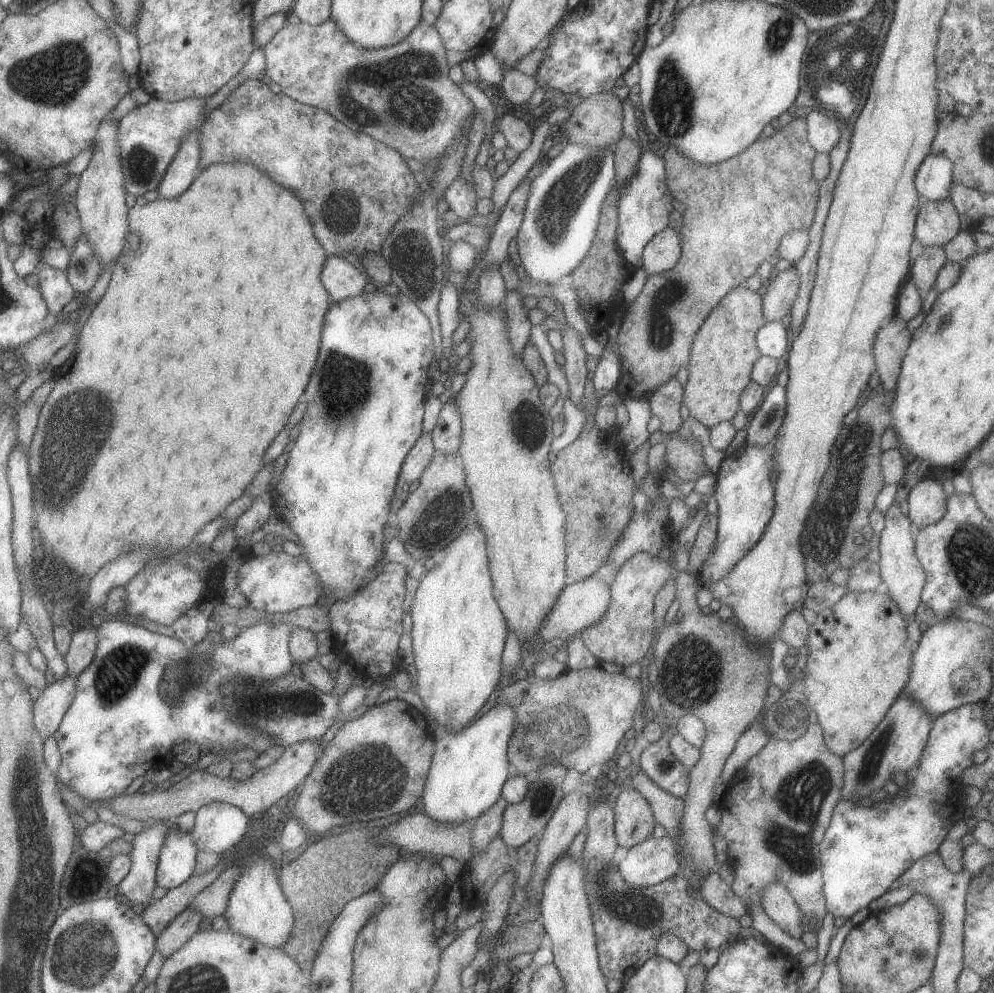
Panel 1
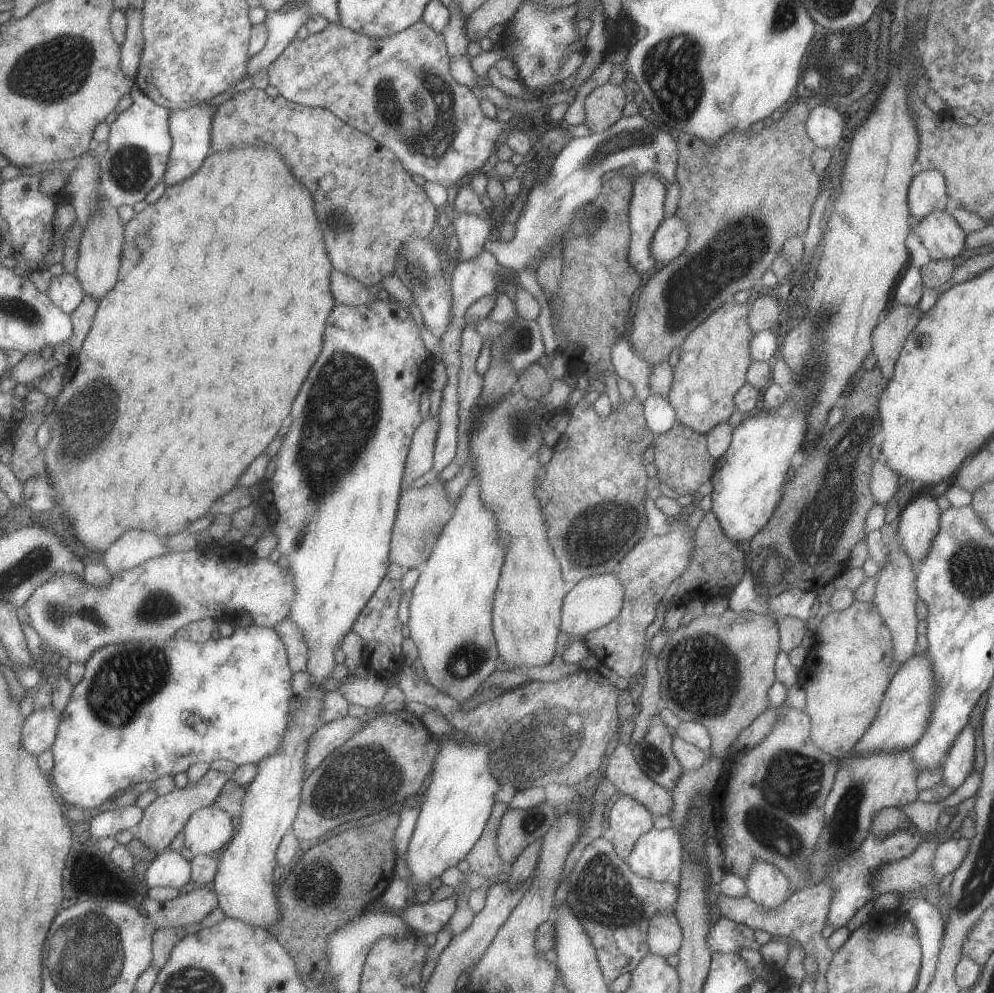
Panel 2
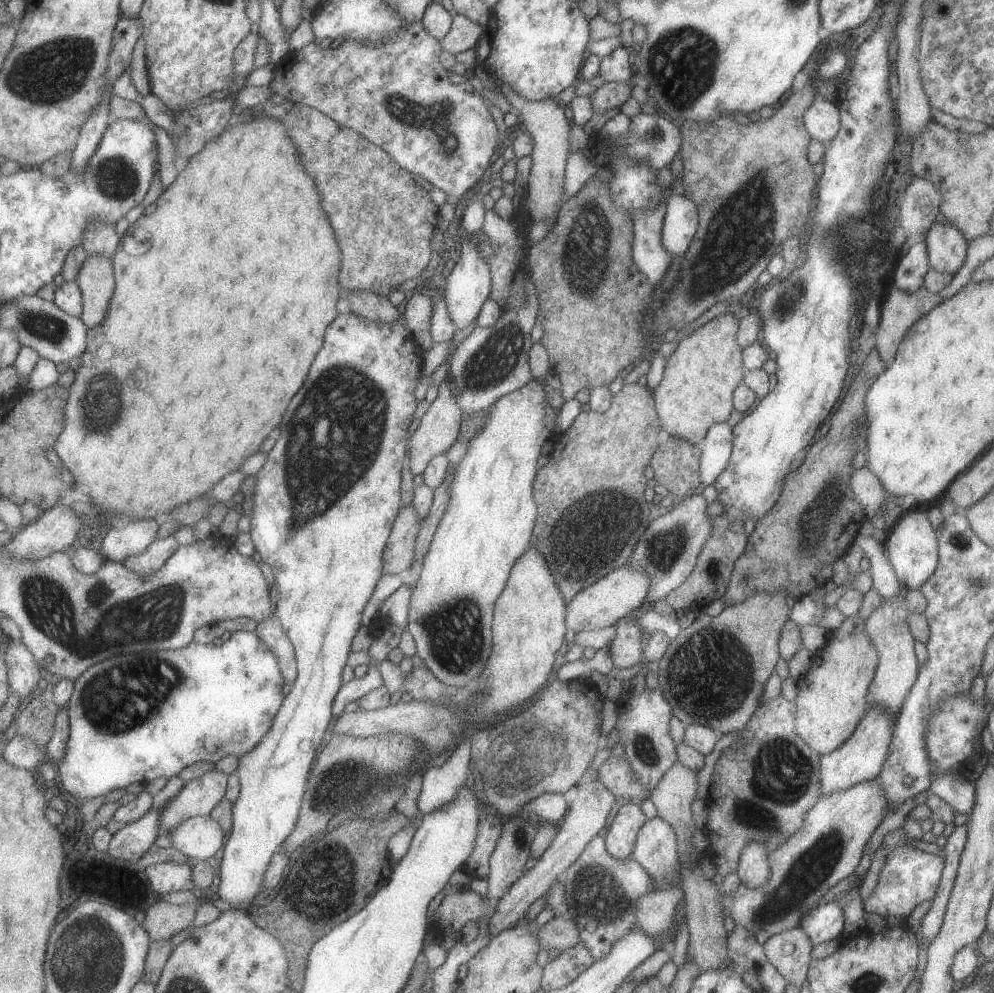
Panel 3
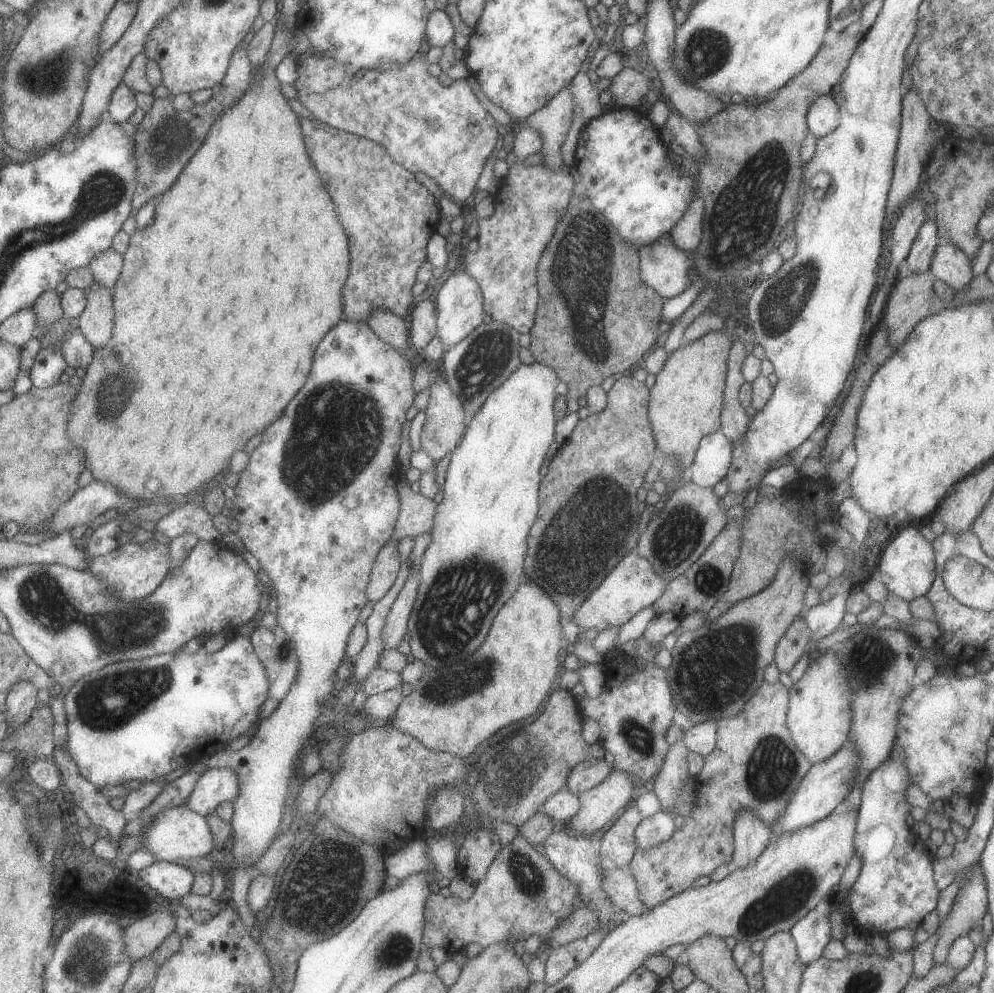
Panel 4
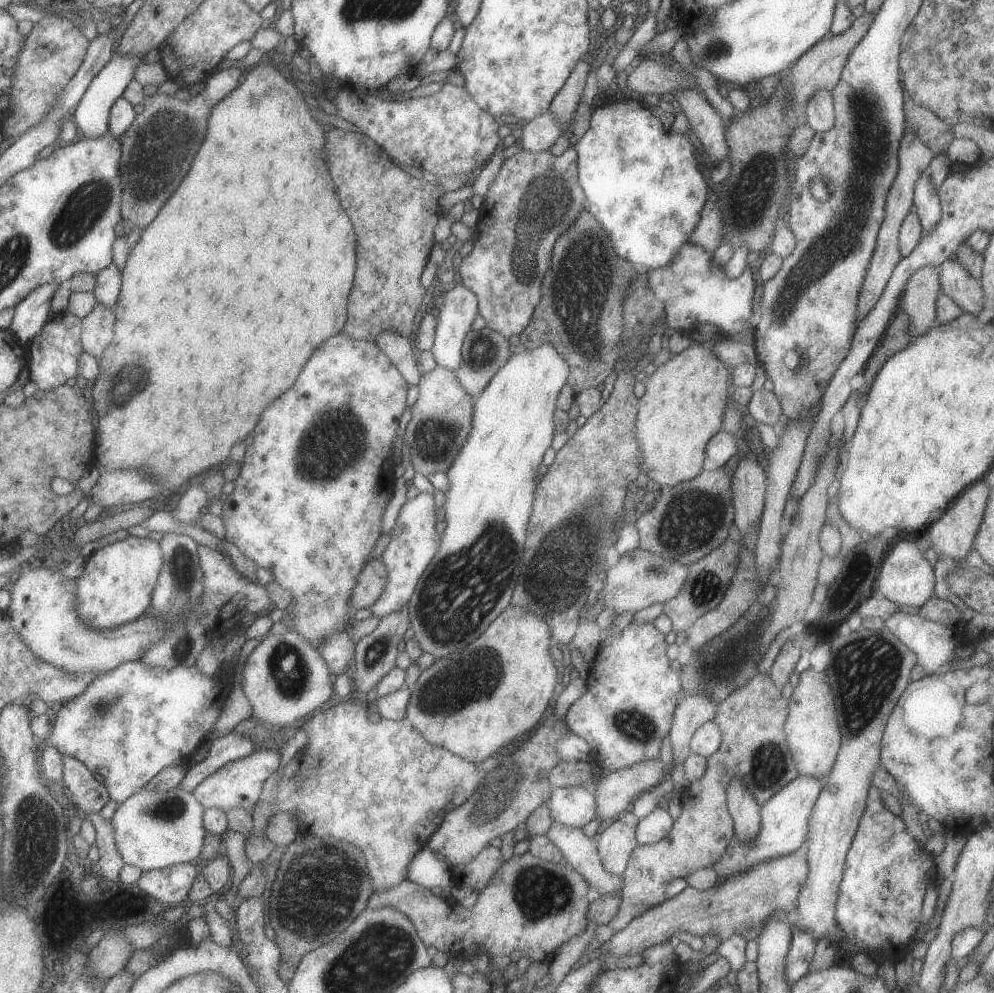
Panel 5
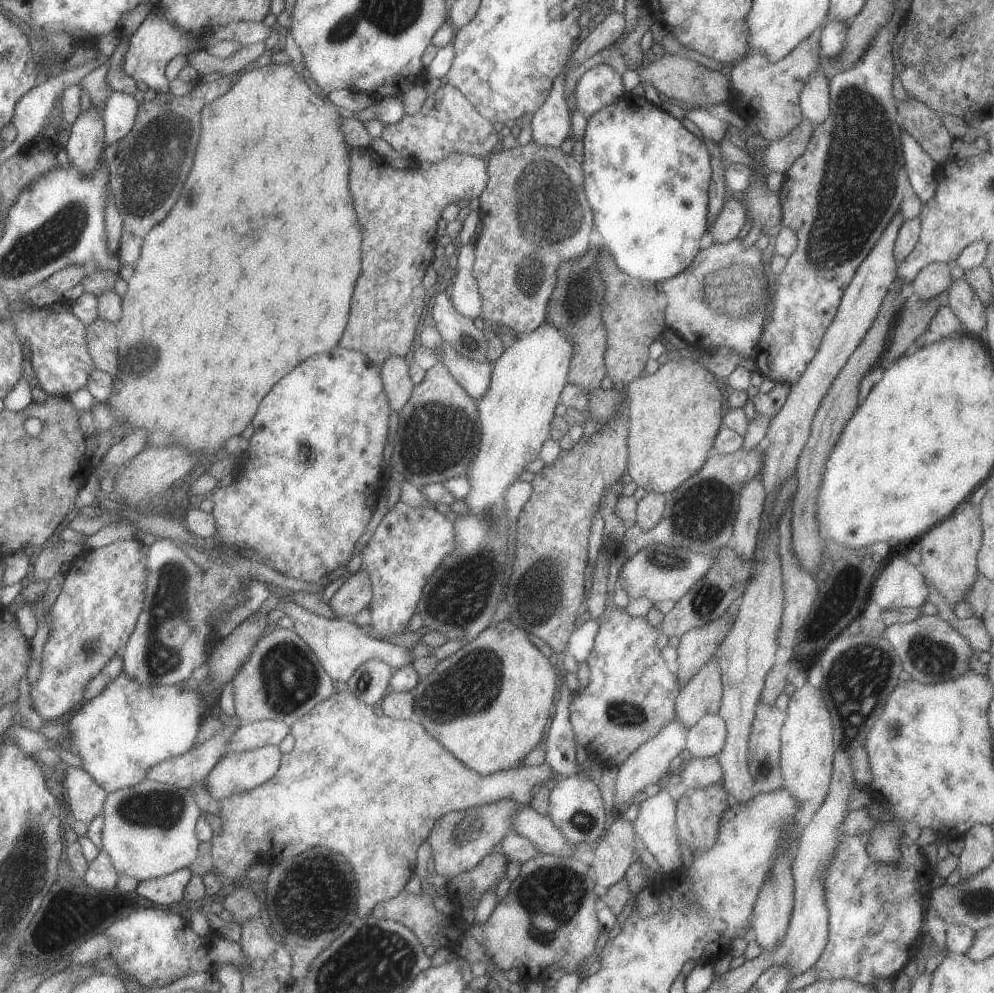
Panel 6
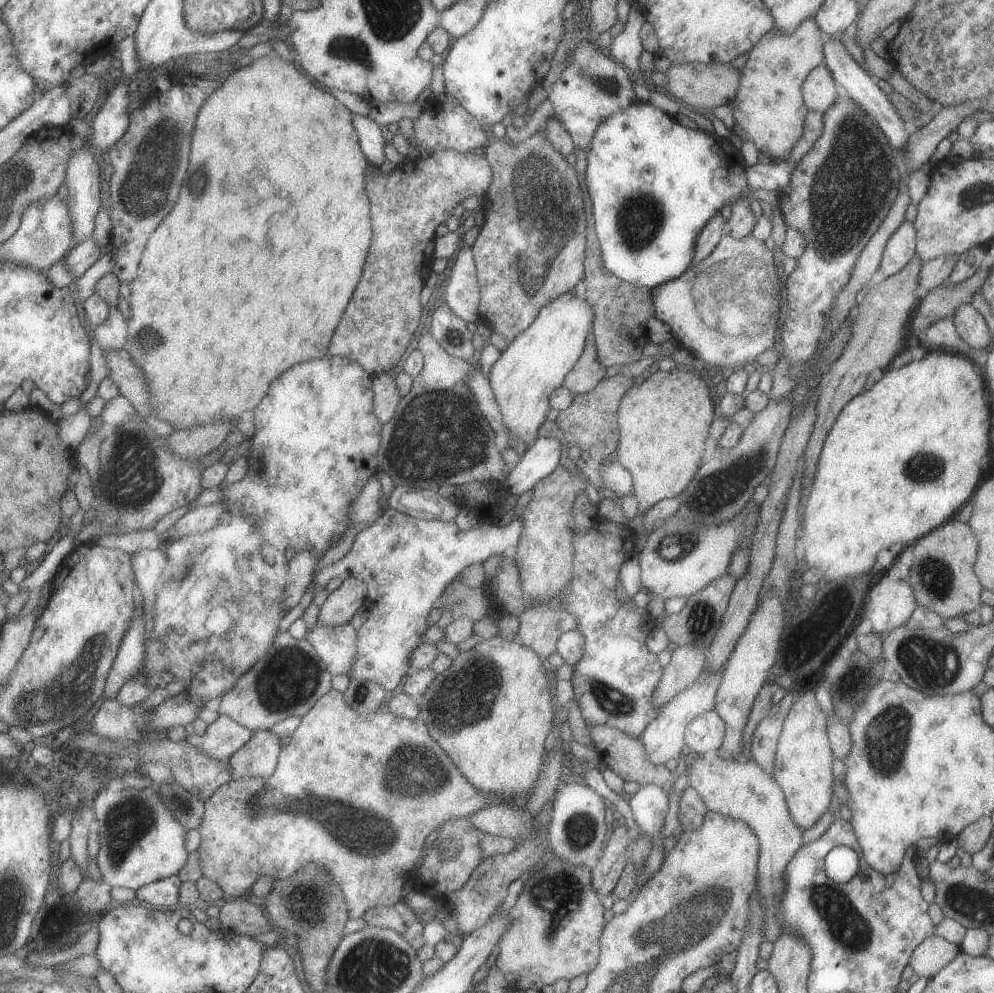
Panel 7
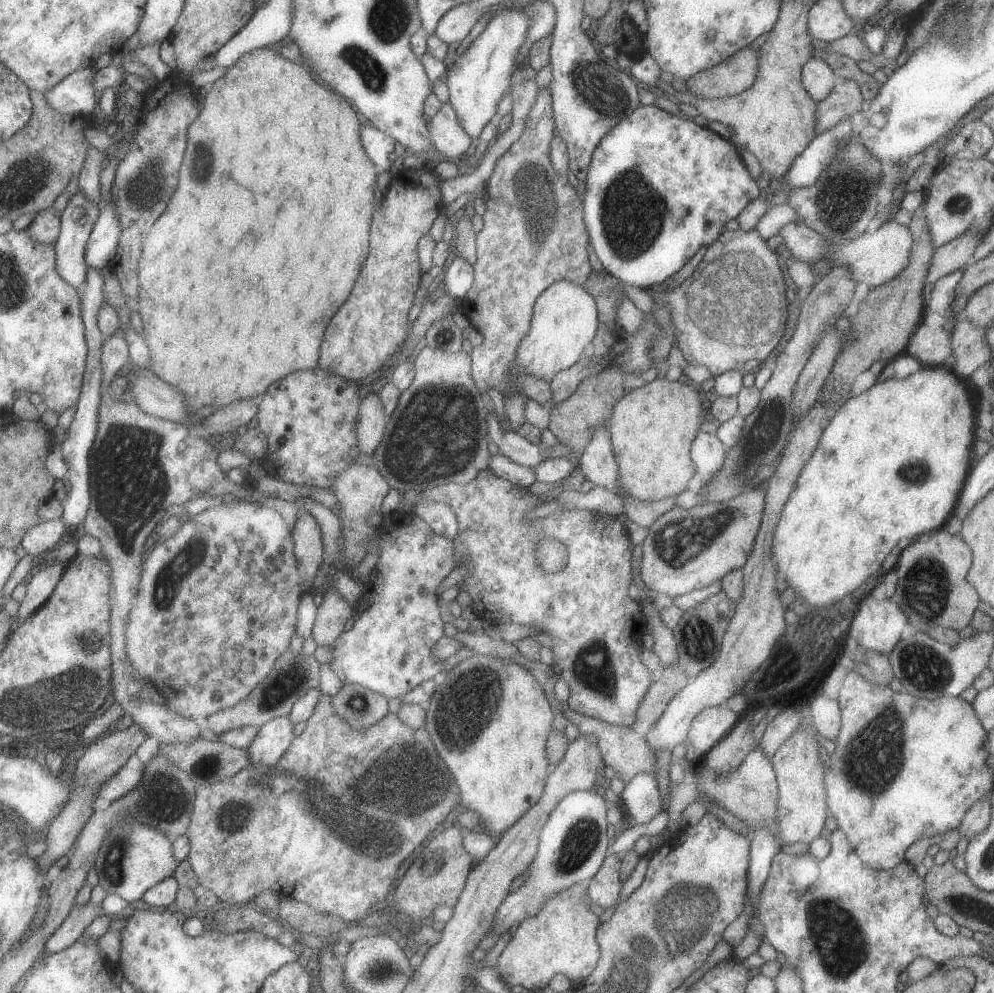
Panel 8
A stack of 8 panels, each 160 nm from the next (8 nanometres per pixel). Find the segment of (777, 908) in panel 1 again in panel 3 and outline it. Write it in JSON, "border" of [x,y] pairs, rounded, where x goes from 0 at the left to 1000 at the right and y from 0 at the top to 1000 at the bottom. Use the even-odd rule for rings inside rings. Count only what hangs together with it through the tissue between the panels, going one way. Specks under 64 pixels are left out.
{"border":[[[756,848],[747,854],[741,880],[746,890],[756,895],[766,895],[774,887],[776,870],[767,849]]]}

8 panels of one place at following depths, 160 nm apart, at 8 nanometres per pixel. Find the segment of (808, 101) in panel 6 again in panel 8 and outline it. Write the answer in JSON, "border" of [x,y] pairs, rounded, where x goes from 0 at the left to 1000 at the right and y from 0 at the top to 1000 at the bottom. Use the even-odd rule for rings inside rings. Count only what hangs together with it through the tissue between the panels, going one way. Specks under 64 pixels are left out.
{"border":[[[823,58],[815,59],[808,66],[808,86],[822,104],[829,101],[837,93],[840,77],[839,72],[831,61]]]}

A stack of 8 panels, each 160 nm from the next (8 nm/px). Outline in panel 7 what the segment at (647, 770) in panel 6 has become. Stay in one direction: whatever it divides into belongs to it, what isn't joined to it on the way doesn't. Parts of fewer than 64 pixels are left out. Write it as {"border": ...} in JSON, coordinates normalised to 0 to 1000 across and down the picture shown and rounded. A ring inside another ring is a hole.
{"border":[[[710,673],[708,677],[684,699],[681,699],[674,707],[671,707],[663,717],[662,723],[657,725],[644,744],[649,751],[652,765],[659,770],[668,770],[674,763],[682,764],[686,761],[686,753],[689,750],[689,733],[692,728],[703,719],[716,716],[719,713],[719,701],[725,688],[727,673],[722,678],[714,678]]]}

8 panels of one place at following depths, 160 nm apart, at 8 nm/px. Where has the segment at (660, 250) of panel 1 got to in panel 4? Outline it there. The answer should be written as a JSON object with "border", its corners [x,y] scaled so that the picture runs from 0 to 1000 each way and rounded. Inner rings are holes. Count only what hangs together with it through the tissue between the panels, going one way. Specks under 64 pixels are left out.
{"border":[[[701,195],[695,201],[684,222],[676,229],[676,244],[687,253],[698,254],[705,245],[709,205]]]}

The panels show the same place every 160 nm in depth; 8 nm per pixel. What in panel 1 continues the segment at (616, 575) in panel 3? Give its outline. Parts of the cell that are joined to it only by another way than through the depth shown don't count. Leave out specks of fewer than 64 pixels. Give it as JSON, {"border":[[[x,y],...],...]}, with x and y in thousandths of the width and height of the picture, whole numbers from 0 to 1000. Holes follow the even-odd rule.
{"border":[[[591,581],[585,585],[576,585],[566,592],[555,616],[551,618],[549,626],[543,631],[542,638],[548,647],[555,642],[564,642],[569,648],[580,640],[588,632],[595,631],[607,622],[614,608],[614,589],[607,584]]]}

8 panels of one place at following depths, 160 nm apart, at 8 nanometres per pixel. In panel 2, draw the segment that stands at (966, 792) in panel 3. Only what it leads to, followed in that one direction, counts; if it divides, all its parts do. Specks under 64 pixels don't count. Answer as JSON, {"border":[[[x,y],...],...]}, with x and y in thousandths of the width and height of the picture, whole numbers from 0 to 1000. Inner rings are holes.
{"border":[[[974,728],[959,747],[950,764],[951,775],[947,790],[962,796],[972,785],[980,775],[980,755],[982,755],[982,739]]]}

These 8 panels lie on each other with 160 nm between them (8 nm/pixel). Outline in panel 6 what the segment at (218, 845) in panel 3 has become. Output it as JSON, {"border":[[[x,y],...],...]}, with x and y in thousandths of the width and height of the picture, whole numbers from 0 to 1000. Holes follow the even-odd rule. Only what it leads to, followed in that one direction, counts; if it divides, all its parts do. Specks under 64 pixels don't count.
{"border":[[[149,783],[137,792],[110,799],[105,820],[105,854],[111,857],[122,881],[136,882],[142,887],[166,883],[192,873],[200,865],[203,848],[199,833],[205,821],[206,817],[191,795]]]}

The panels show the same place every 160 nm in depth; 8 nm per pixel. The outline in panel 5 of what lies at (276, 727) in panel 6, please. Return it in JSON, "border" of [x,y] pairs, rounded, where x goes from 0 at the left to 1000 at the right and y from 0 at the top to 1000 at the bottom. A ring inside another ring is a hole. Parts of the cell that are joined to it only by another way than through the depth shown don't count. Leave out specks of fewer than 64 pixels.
{"border":[[[231,737],[230,740],[217,743],[209,757],[209,761],[201,768],[194,768],[193,773],[188,776],[189,781],[182,792],[195,799],[200,790],[217,779],[230,767],[247,763],[258,755],[260,753],[255,745],[245,740]]]}

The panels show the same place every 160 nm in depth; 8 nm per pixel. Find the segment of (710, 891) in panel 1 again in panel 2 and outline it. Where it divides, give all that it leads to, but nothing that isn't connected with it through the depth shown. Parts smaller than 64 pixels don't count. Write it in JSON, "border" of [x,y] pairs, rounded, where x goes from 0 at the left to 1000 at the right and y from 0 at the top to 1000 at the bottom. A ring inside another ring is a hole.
{"border":[[[823,888],[810,895],[799,897],[795,904],[789,907],[783,914],[774,915],[761,910],[755,903],[734,903],[724,898],[721,900],[720,912],[726,923],[746,930],[757,937],[769,937],[776,943],[791,943],[800,945],[810,955],[812,961],[819,963],[825,979],[829,981],[838,966],[838,957],[833,953],[832,947],[827,943],[827,937],[831,933],[834,921],[834,912],[839,896],[836,891]]]}

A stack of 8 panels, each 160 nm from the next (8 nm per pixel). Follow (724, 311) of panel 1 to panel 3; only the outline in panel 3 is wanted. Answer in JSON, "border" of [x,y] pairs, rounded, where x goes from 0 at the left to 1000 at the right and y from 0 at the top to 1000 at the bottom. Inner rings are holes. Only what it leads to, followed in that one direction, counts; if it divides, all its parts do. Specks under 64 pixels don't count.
{"border":[[[738,316],[722,317],[710,326],[698,331],[688,338],[682,346],[678,346],[678,354],[671,361],[668,381],[664,389],[657,395],[659,412],[666,431],[674,438],[693,443],[697,448],[704,449],[711,438],[712,432],[720,426],[730,426],[737,414],[737,395],[748,383],[747,350],[741,344],[744,320]]]}

